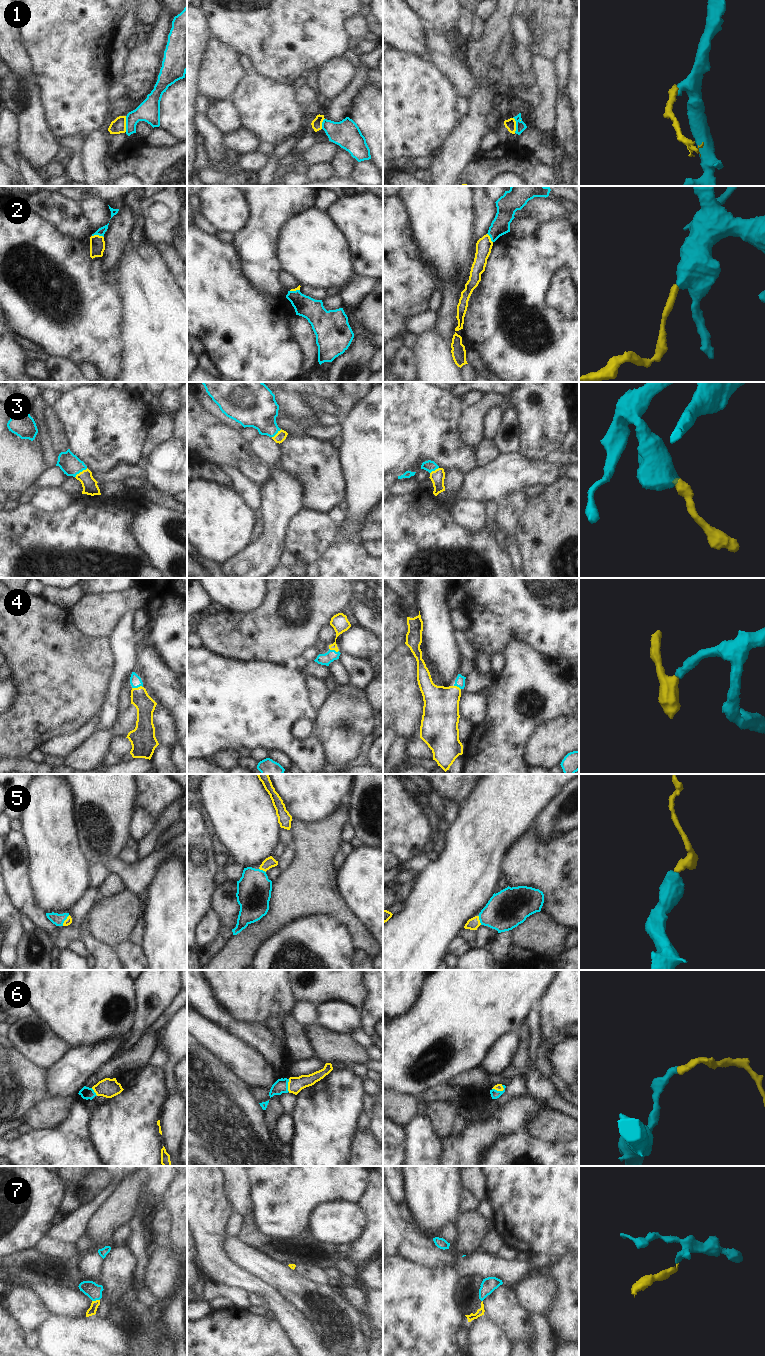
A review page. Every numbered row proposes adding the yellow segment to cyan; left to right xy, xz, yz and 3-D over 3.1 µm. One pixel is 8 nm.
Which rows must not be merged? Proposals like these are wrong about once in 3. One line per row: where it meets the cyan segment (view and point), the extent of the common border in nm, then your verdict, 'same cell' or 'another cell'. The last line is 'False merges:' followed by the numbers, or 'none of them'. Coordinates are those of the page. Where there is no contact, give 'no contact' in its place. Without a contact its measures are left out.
1: contact xy (126, 124); length 130 nm; another cell
2: contact xy (98, 234); length 100 nm; another cell
3: contact xy (80, 471); length 130 nm; same cell
4: contact xy (137, 687); length 90 nm; same cell
5: contact xy (65, 919); length 110 nm; same cell
6: contact xz (287, 1085); length 100 nm; same cell
7: contact xy (95, 1300); length 70 nm; same cell
False merges: 1, 2

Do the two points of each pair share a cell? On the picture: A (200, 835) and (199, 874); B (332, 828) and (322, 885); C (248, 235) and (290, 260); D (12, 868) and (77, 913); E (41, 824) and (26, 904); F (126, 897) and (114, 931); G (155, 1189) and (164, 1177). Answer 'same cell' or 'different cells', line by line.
A: same cell
B: same cell
C: different cells
D: different cells
E: different cells
F: same cell
G: same cell

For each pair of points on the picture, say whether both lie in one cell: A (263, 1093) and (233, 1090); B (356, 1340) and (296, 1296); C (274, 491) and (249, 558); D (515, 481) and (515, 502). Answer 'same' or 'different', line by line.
A: different
B: same
C: same
D: different

